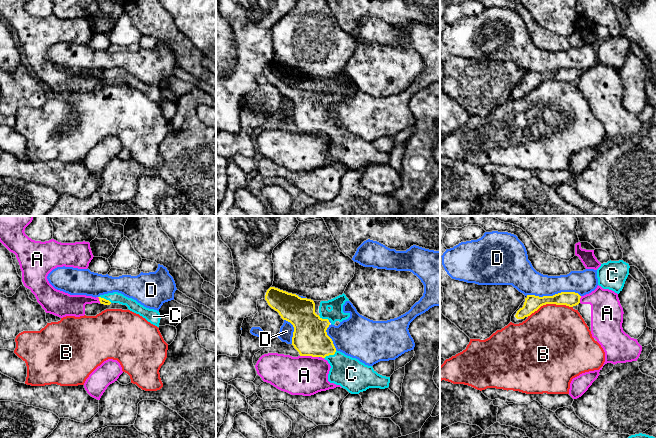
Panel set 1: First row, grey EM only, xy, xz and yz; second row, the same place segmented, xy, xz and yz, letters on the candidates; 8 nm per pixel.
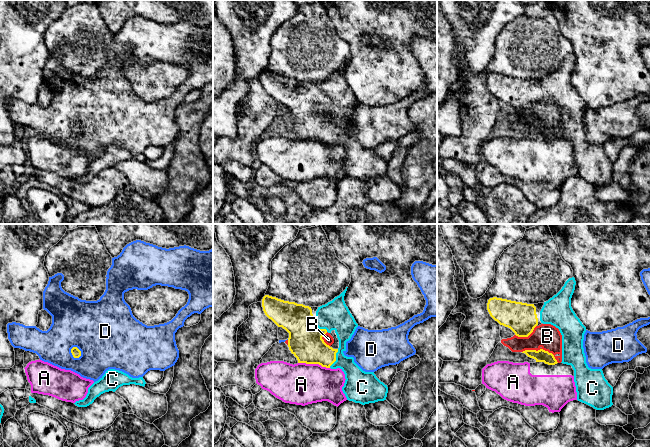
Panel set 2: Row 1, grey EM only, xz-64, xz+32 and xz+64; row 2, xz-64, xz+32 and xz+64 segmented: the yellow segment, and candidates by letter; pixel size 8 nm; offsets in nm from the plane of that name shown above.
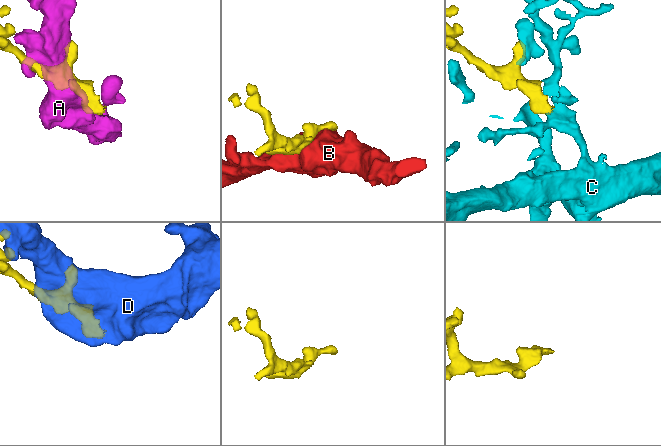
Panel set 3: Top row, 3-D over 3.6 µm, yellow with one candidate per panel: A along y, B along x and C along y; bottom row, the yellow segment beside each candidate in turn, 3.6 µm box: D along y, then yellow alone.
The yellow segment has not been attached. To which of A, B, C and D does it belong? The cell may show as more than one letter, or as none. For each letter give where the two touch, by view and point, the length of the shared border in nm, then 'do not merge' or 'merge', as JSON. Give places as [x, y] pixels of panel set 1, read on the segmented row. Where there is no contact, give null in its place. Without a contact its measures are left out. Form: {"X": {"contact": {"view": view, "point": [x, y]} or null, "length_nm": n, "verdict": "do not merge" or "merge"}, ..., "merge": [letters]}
{"A": {"contact": {"view": "xz", "point": [309, 355]}, "length_nm": 150, "verdict": "do not merge"}, "B": {"contact": {"view": "yz", "point": [549, 303]}, "length_nm": 380, "verdict": "do not merge"}, "C": {"contact": {"view": "xz", "point": [330, 354]}, "length_nm": 120, "verdict": "merge"}, "D": {"contact": {"view": "yz", "point": [553, 295]}, "length_nm": 440, "verdict": "do not merge"}, "merge": ["C"]}

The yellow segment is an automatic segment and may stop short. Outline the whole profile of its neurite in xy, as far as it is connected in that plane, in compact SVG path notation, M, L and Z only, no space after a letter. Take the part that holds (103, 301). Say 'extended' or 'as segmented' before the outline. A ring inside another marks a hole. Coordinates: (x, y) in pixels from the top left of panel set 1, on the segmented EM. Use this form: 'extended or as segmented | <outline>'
extended | M118 292L100 295L98 298L100 303L104 305L110 305L111 303L126 305L130 311L139 314L151 324L159 327L161 319L159 311L146 308L132 298L128 298Z

